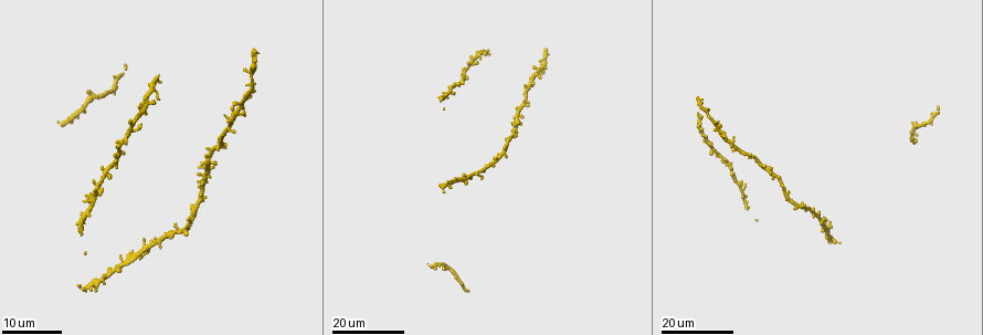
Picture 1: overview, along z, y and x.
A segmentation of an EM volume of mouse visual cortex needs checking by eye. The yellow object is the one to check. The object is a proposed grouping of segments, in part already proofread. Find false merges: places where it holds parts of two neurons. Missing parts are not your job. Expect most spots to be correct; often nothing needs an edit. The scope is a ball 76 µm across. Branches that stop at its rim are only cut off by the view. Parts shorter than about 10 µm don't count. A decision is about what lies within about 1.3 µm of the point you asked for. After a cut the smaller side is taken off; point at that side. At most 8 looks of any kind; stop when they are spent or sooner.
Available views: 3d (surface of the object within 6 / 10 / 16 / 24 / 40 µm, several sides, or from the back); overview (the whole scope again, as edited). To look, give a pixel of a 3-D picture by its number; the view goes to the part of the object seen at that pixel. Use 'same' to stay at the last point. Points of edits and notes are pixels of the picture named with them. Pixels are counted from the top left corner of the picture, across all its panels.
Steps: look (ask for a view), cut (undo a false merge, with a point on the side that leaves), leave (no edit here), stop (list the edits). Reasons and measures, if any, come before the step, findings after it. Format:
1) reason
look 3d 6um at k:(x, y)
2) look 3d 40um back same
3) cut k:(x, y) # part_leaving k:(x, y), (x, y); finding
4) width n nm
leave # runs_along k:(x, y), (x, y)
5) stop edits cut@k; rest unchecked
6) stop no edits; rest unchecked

look 3d 24um at 1:(466, 179)

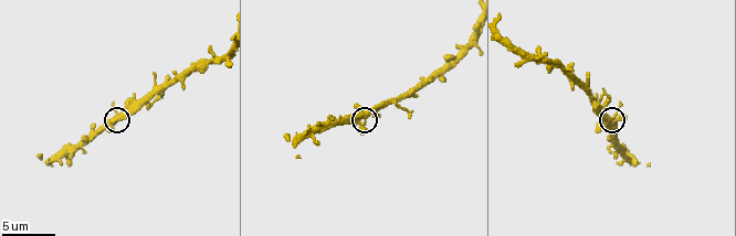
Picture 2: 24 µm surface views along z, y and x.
look 3d 6um at 2:(117, 110)

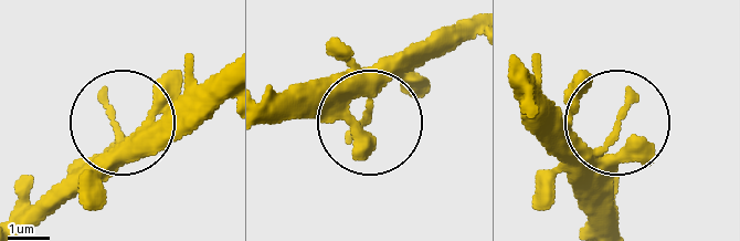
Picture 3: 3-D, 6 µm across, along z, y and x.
side_arm 20 um
leave # runs_along 3:(514, 73), (588, 143), (620, 136), (581, 196); continuous, no second neuron

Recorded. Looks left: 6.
look 3d 16um at 1:(201, 193)

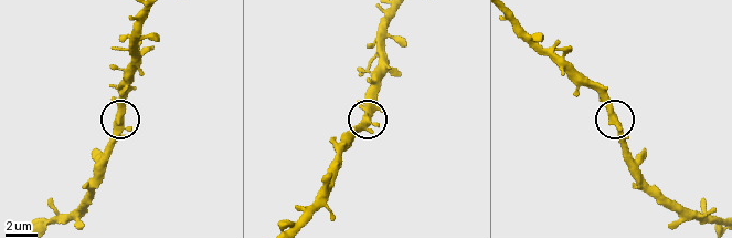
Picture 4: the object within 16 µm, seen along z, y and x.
zoom in
look 3d 6um at 4:(119, 113)

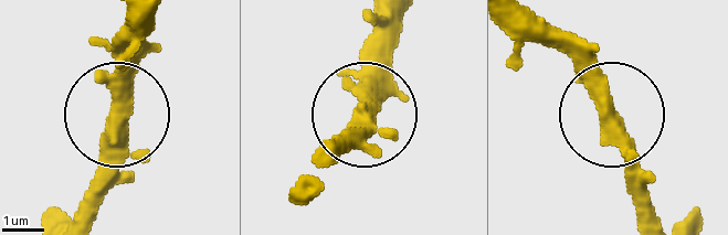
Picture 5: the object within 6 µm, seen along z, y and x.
leave # runs_along 5:(114, 116), (93, 211); continuous, no second neuron

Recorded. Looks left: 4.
looks like a crossing
look 3d 16um at 1:(718, 128)

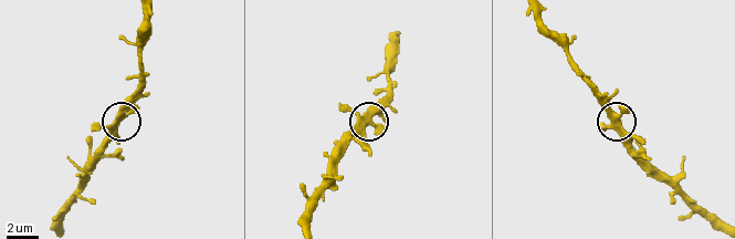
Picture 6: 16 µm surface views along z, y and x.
look 3d 10um at 6:(361, 118)

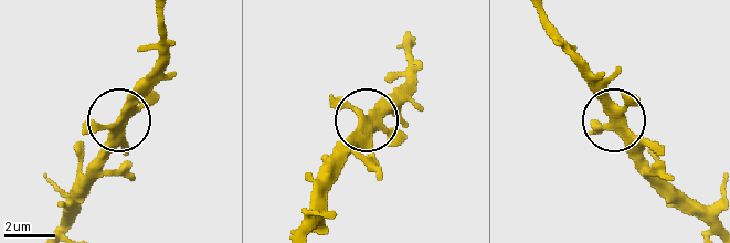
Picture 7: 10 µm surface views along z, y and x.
arms 4
leave # runs_along 7:(298, 225), (359, 124), (412, 95); continuous, no second neuron

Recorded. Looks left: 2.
three arms meet
look 3d 24um at 1:(249, 75)

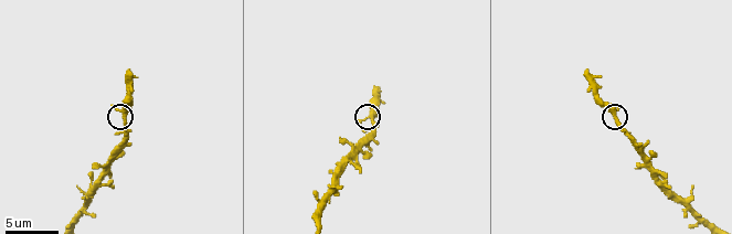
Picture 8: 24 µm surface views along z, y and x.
look 3d 6um at 8:(123, 120)

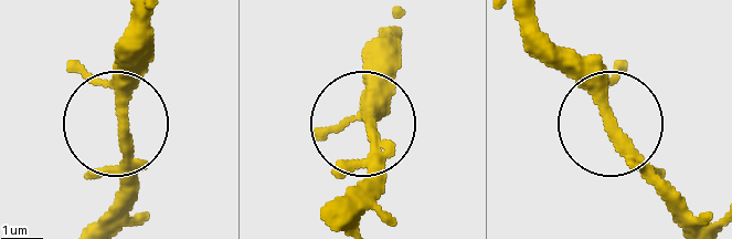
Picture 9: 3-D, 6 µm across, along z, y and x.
arms 3
leave # runs_along 9:(342, 222), (370, 167), (370, 50); one neuron here

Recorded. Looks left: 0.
stop no edits; rest unchecked

